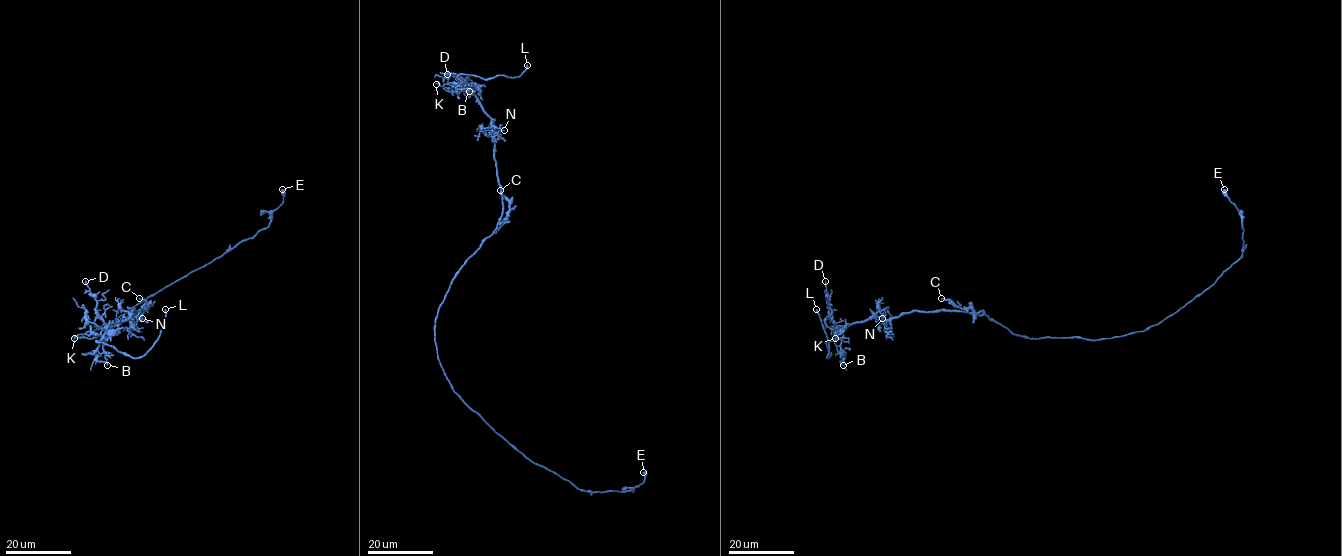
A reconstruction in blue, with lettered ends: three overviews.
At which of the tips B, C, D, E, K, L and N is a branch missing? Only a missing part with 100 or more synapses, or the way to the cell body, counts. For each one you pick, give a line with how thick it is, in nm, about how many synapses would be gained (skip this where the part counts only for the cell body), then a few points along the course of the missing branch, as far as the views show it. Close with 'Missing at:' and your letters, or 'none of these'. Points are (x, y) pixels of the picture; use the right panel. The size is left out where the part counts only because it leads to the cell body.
L: 190 nm thick
Missing at: L

